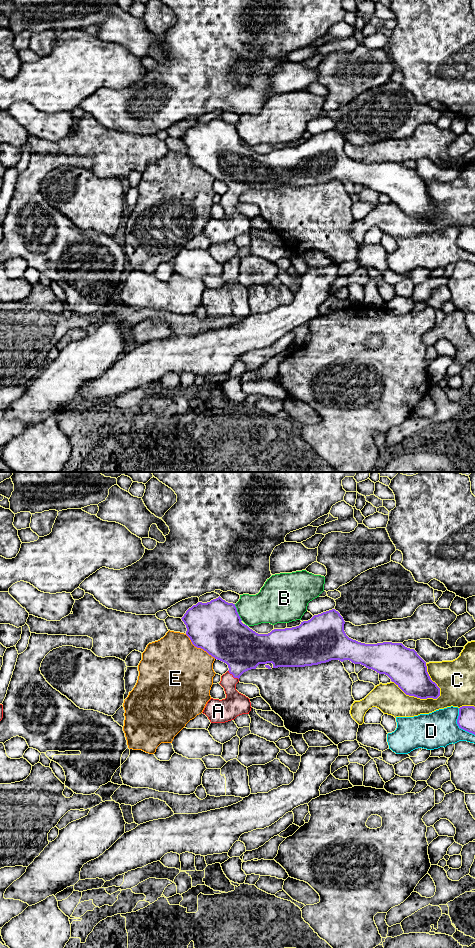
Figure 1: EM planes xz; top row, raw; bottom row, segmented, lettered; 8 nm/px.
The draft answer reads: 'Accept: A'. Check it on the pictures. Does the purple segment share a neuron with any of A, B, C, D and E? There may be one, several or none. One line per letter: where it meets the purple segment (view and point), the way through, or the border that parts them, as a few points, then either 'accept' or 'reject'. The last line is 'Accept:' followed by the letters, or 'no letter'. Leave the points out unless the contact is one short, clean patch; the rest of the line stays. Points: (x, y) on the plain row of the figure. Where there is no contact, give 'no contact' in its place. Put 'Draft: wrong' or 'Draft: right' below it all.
A: meets purple in xz at (233, 196); runs through xz (242, 169), (233, 196), (231, 213), (235, 224); accept
B: meets purple in xz at (237, 132); reject
C: meets purple in xz at (416, 216); reject
D: meets purple in xz at (458, 245); reject
E: meets purple in xz at (199, 167); reject
Accept: A
Draft: right

